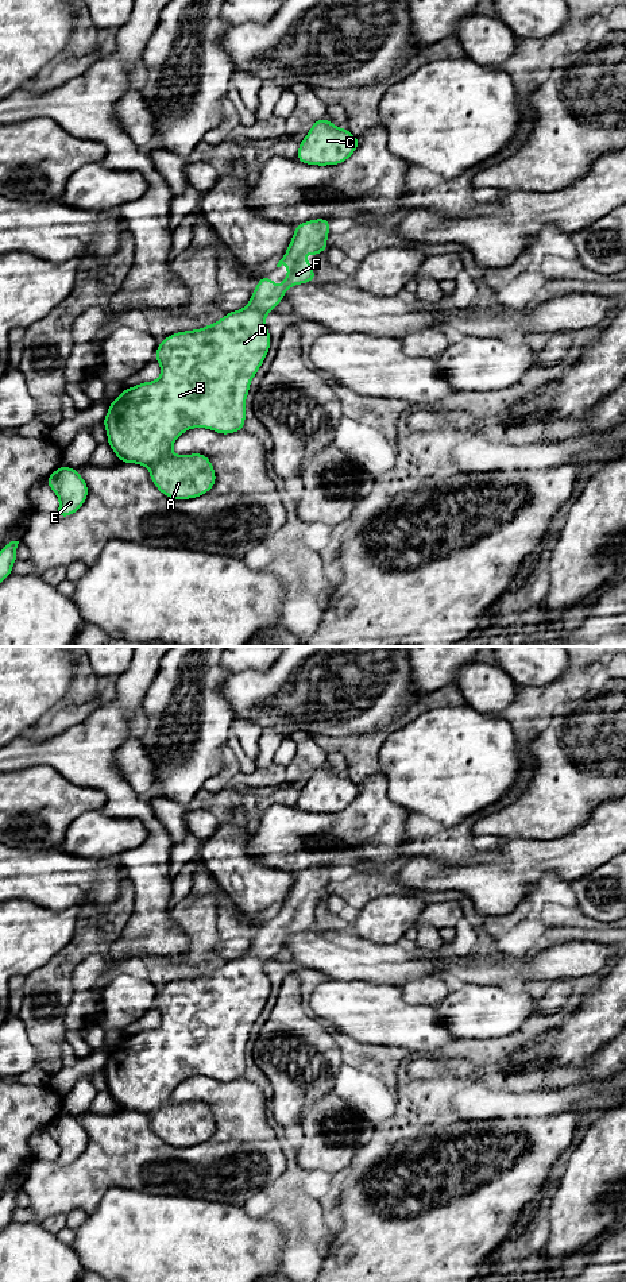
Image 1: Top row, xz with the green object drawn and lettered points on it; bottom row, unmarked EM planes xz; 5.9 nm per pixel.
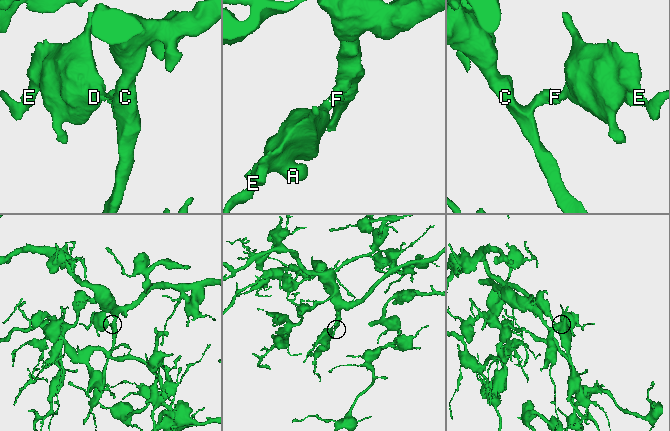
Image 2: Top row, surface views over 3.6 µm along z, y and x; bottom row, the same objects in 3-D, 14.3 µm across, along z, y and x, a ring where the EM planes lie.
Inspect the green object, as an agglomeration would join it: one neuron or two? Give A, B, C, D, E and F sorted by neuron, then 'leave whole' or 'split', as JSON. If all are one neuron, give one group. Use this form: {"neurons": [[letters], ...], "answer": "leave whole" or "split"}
{"neurons": [["A", "B", "C", "D", "E", "F"]], "answer": "leave whole"}

